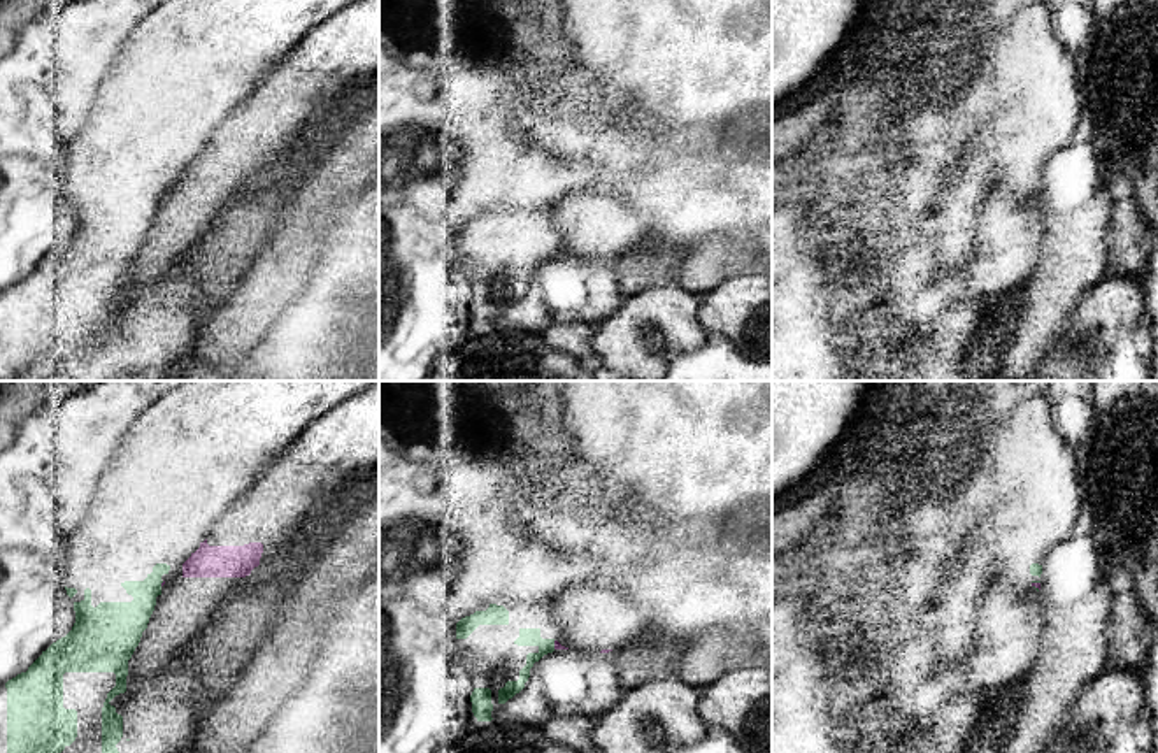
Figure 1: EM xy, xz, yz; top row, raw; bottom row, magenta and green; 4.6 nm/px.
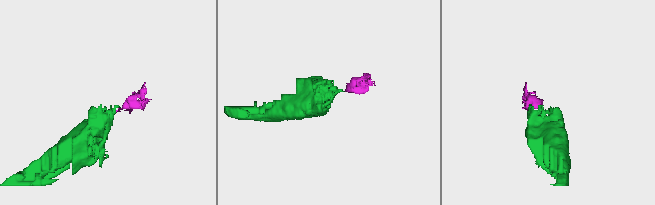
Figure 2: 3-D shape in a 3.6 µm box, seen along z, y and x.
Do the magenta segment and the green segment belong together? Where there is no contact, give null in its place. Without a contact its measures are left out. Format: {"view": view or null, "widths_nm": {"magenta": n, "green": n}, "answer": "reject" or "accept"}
{"view": "yz", "widths_nm": {"magenta": 30, "green": 20}, "answer": "reject"}

